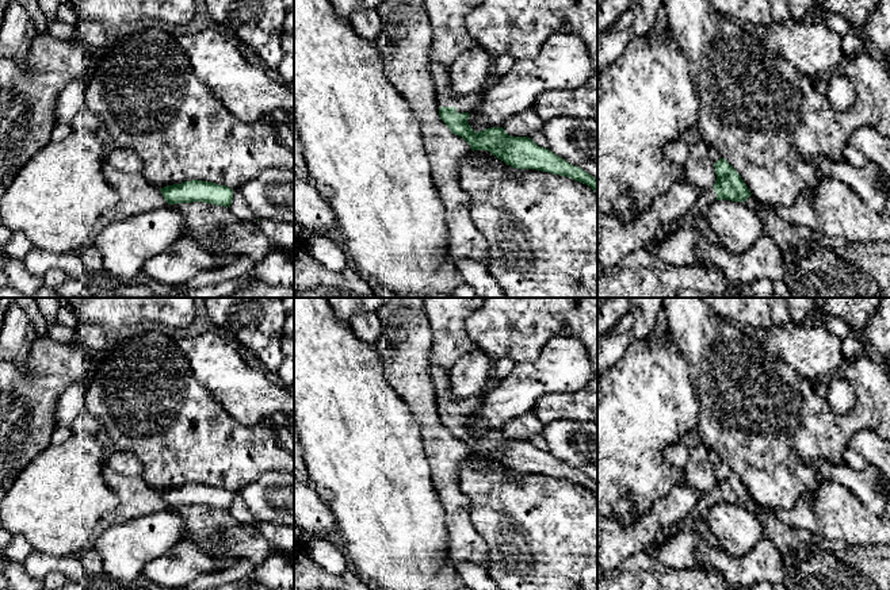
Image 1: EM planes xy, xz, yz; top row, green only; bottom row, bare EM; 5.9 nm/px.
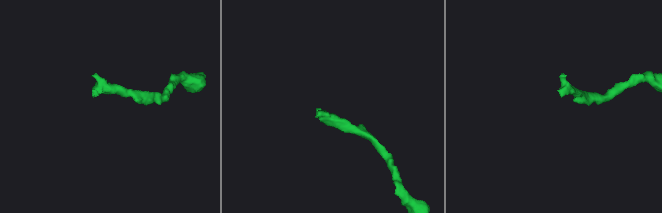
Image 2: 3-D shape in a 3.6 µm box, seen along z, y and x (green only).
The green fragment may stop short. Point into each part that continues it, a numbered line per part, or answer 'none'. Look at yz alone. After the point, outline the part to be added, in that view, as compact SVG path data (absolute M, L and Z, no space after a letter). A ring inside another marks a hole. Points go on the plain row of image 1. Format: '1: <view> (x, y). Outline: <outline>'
1: yz (707, 500). Outline: M713 490L710 491L704 491L703 495L700 497L699 502L696 503L696 506L692 509L691 514L687 517L687 520L680 524L676 525L671 529L668 529L665 533L666 535L672 530L675 530L676 528L681 528L681 526L690 526L692 522L698 522L700 520L704 518L706 512L717 502L717 497L715 493Z

